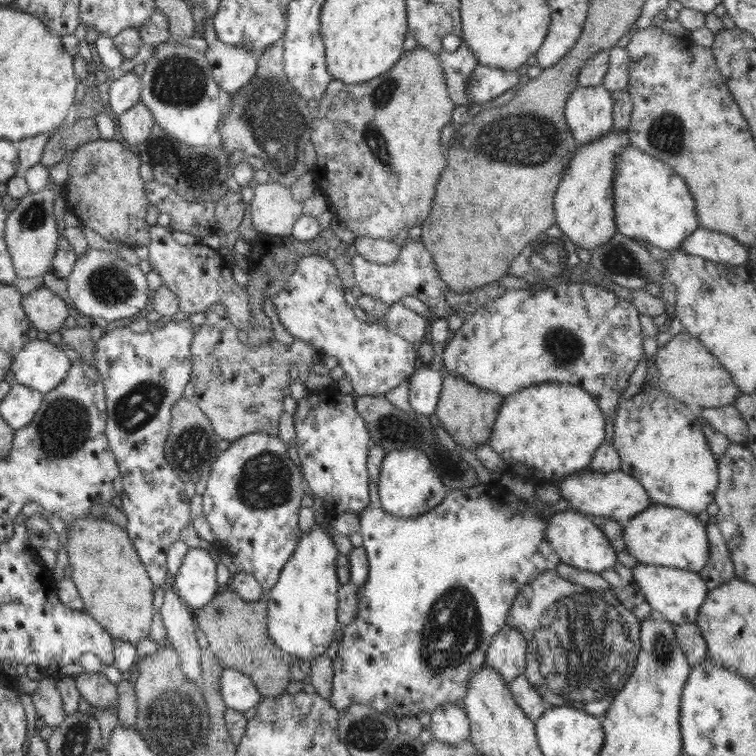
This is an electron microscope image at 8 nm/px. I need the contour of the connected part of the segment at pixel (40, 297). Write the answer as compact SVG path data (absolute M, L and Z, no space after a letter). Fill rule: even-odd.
M45 286L24 296L22 306L34 328L48 334L62 328L64 320L71 313L62 297Z

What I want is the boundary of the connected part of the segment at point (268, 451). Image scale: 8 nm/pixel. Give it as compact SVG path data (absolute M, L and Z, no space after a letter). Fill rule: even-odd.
M256 431L233 440L230 448L217 456L203 493L202 515L211 526L216 545L231 555L237 573L254 577L267 596L276 586L284 564L296 550L302 535L298 527L298 511L306 502L302 478L287 453L286 445L277 436Z

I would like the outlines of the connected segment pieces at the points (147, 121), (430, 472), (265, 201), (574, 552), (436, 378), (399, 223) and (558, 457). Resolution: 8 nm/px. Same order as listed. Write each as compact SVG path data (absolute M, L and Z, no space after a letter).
M138 102L122 115L118 115L117 138L128 147L137 147L148 138L152 127L156 124L150 108Z
M391 450L383 458L377 478L380 506L392 516L411 518L438 506L447 495L446 486L424 452L420 450Z
M266 182L254 189L249 209L256 232L288 237L303 213L303 203L294 200L290 188L278 182Z
M550 508L551 515L548 515L547 525L545 528L545 539L550 544L553 552L558 555L561 563L586 570L589 572L600 573L606 568L612 568L618 564L616 557L618 551L610 544L607 536L595 526L588 516L572 508L564 512L556 512Z
M419 364L409 377L409 403L413 412L430 416L435 413L444 373L432 370L430 366Z
M420 46L410 51L404 50L398 62L390 70L372 80L361 84L348 85L341 80L333 79L332 83L328 84L322 100L318 102L318 110L313 113L313 124L310 126L309 142L313 144L313 150L316 151L315 154L318 157L315 166L312 168L312 175L316 189L329 200L333 212L343 222L346 229L353 232L356 237L394 241L400 232L420 226L424 222L424 218L428 216L430 206L432 206L432 198L434 198L434 192L436 192L438 178L440 178L442 170L446 168L446 158L444 158L442 146L440 146L440 134L442 129L452 121L451 117L454 108L455 104L452 103L450 96L448 96L446 79L440 61L437 60L436 55Z
M540 383L503 398L495 425L486 443L502 456L502 460L508 464L512 472L522 476L530 474L534 482L540 482L542 472L542 480L556 483L565 476L589 466L595 450L606 438L604 420L595 397L582 387L570 383Z

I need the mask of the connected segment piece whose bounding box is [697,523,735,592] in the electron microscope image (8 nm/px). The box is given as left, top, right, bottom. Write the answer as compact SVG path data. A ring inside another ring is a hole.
M717 523L707 524L709 544L708 564L697 574L704 579L708 591L728 583L735 576L734 563L730 556L725 538Z

